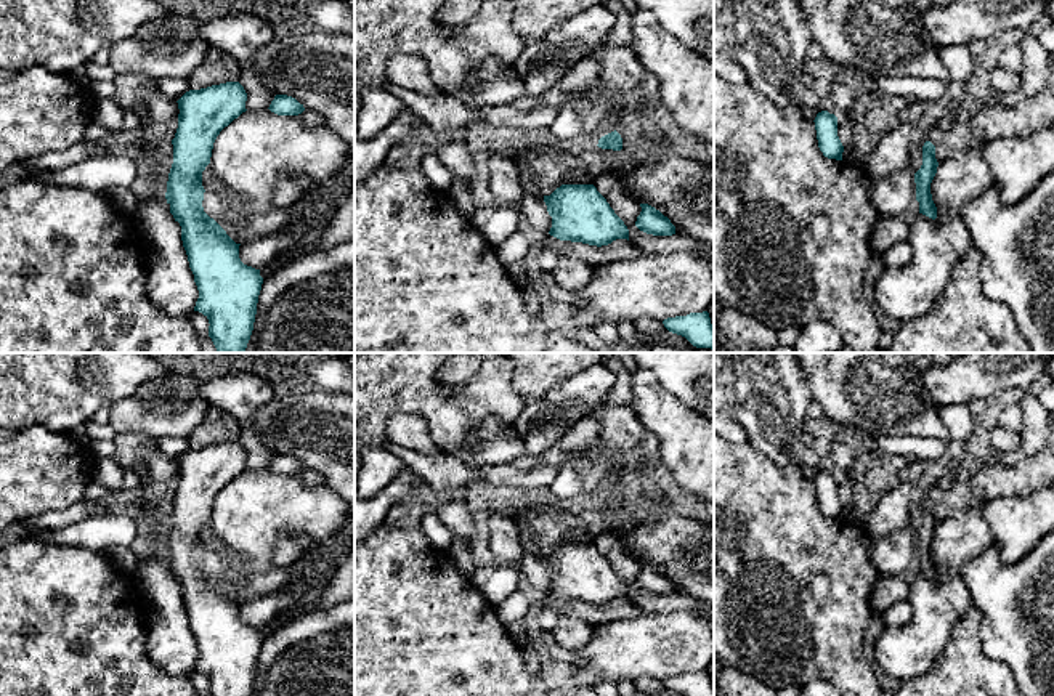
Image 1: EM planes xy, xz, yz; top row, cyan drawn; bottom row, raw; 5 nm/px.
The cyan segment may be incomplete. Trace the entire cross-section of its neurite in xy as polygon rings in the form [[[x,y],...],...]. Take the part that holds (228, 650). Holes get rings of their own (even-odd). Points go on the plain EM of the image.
[[[239,441],[186,451],[178,462],[178,488],[165,558],[181,585],[181,600],[199,649],[194,670],[209,678],[209,696],[250,696],[263,637],[239,617],[239,605],[202,566],[202,531],[220,491],[245,471]]]

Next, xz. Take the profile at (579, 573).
[[[561,544],[544,555],[552,576],[550,595],[589,605],[629,600],[629,589],[594,544]]]

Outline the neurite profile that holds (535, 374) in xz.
[[[504,353],[513,364],[512,386],[523,404],[544,398],[576,372],[602,362],[605,353]]]

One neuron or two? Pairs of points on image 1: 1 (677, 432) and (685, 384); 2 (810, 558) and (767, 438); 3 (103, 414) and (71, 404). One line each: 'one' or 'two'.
1: two
2: two
3: two

